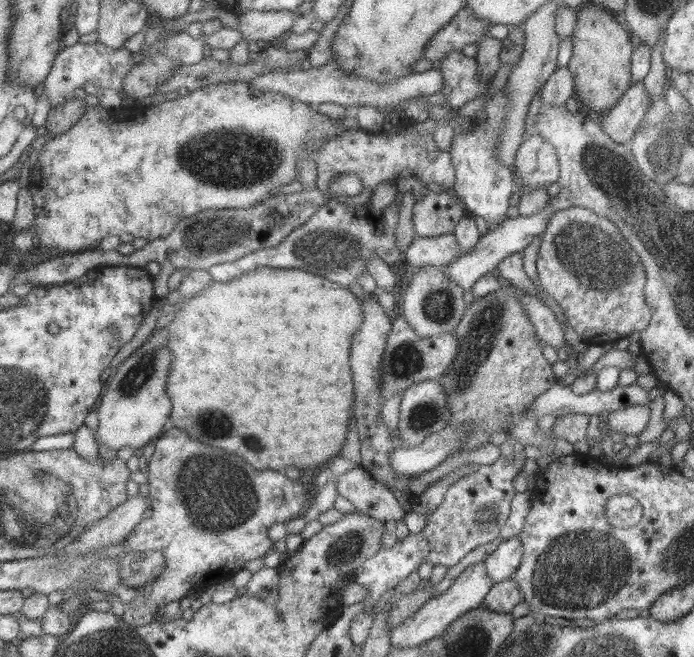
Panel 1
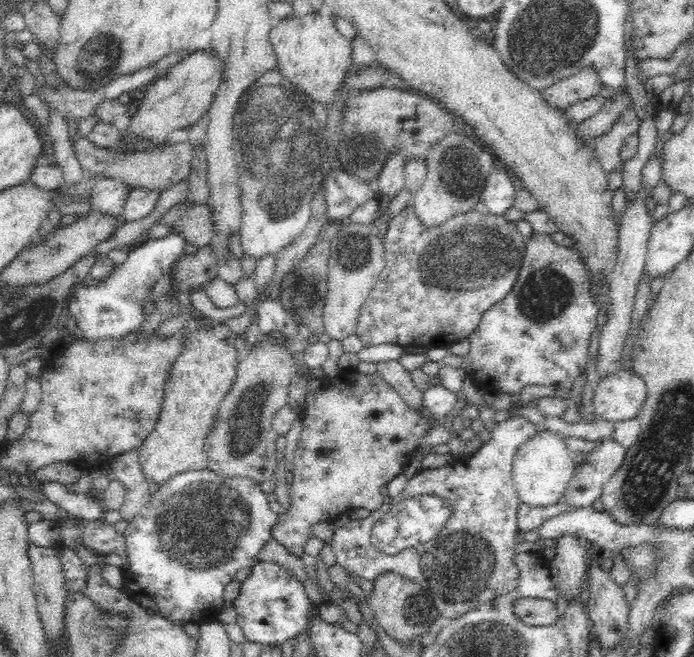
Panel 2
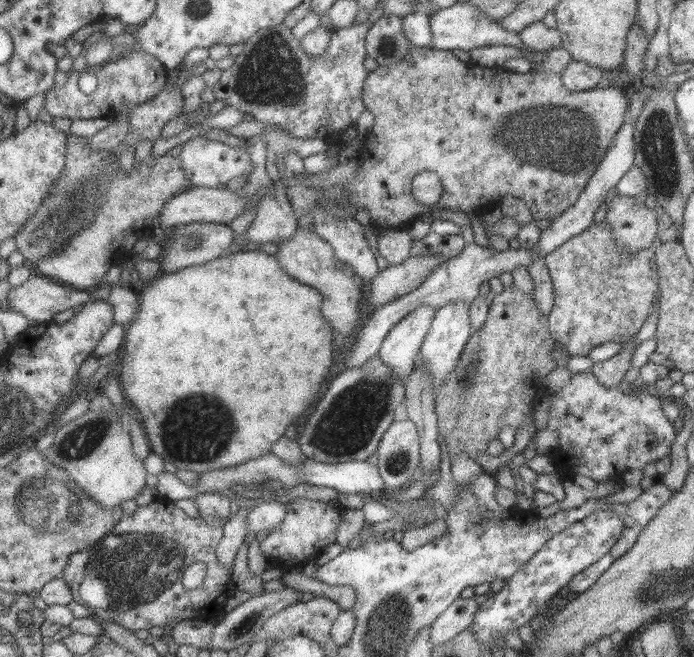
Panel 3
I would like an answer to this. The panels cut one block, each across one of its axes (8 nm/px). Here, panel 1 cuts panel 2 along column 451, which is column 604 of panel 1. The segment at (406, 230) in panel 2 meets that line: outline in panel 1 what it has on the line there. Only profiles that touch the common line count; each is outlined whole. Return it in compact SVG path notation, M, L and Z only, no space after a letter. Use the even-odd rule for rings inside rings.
M569 207L551 214L547 227L541 234L535 268L537 280L544 294L551 296L563 311L567 325L587 344L604 344L627 338L644 331L652 316L652 309L645 303L643 286L646 276L639 258L611 220L600 217L588 208Z

